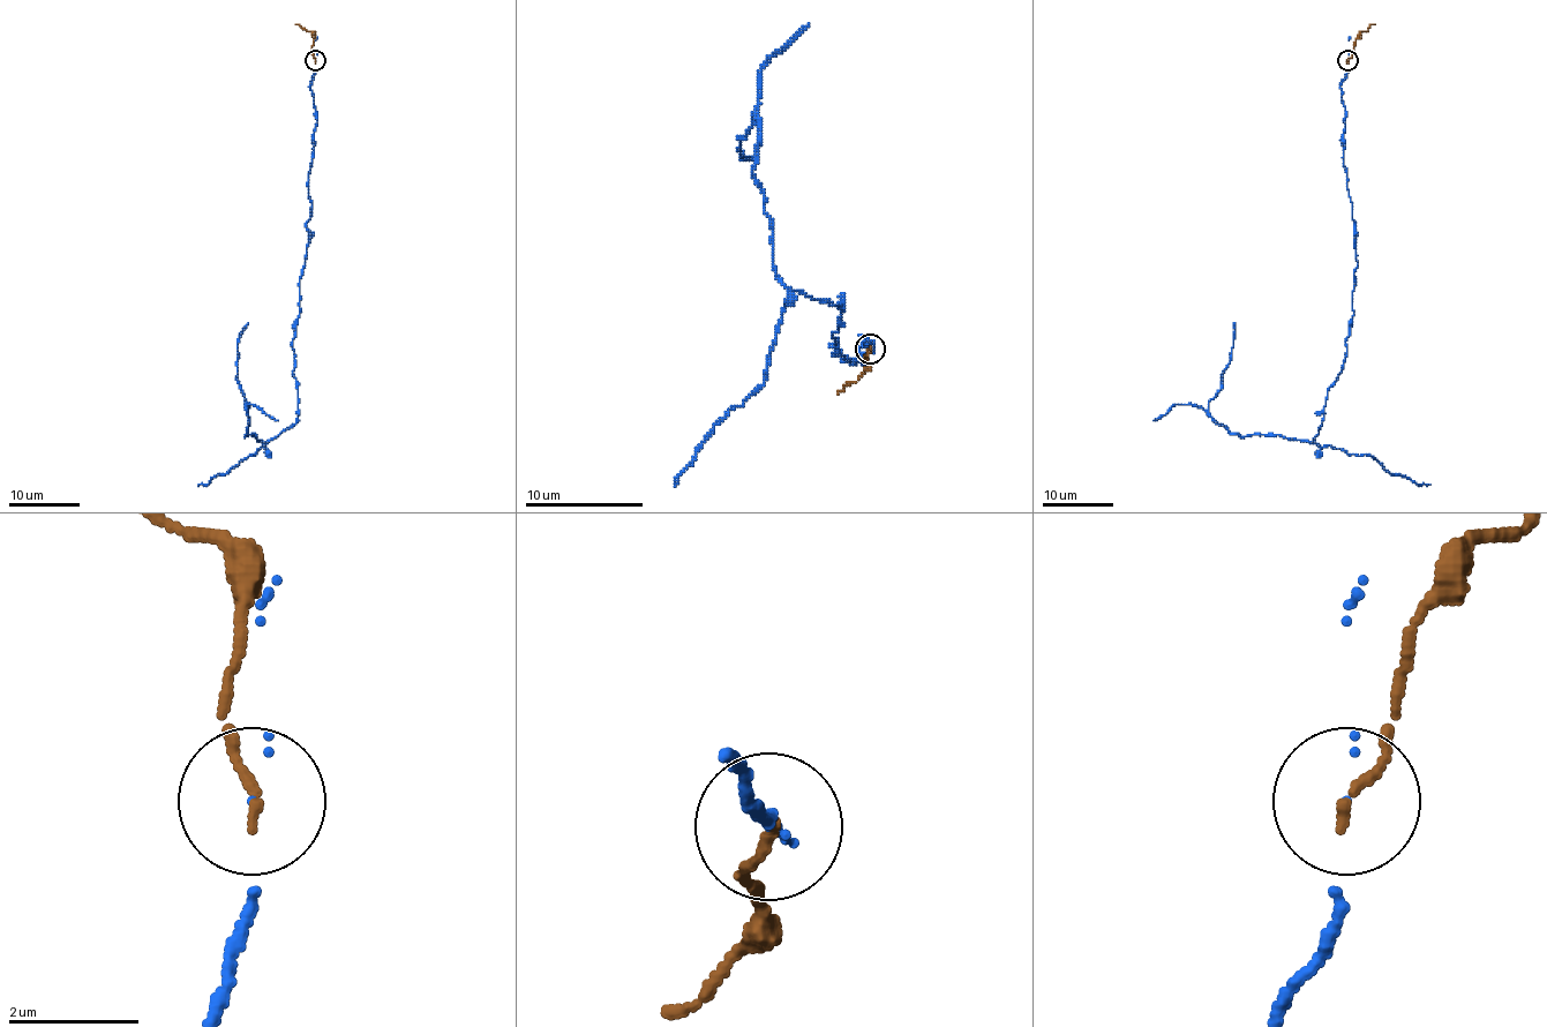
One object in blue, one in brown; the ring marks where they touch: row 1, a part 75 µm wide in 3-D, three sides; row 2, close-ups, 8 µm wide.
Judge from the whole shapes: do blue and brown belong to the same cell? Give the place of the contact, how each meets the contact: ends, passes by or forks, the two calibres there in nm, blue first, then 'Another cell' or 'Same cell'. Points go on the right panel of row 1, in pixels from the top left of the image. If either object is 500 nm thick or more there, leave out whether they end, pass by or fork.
Place: (1348, 60). At the ring blue ends. At the ring brown ends. Thickness 30 nm (blue) against 160 nm. Another cell

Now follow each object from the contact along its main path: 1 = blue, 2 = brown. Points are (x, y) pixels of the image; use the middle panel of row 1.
1: (870, 350), (862, 335), (864, 355), (843, 359), (841, 308), (773, 263), (755, 115), (740, 157), (758, 157)
2: (870, 350), (864, 359), (868, 367), (838, 394)

